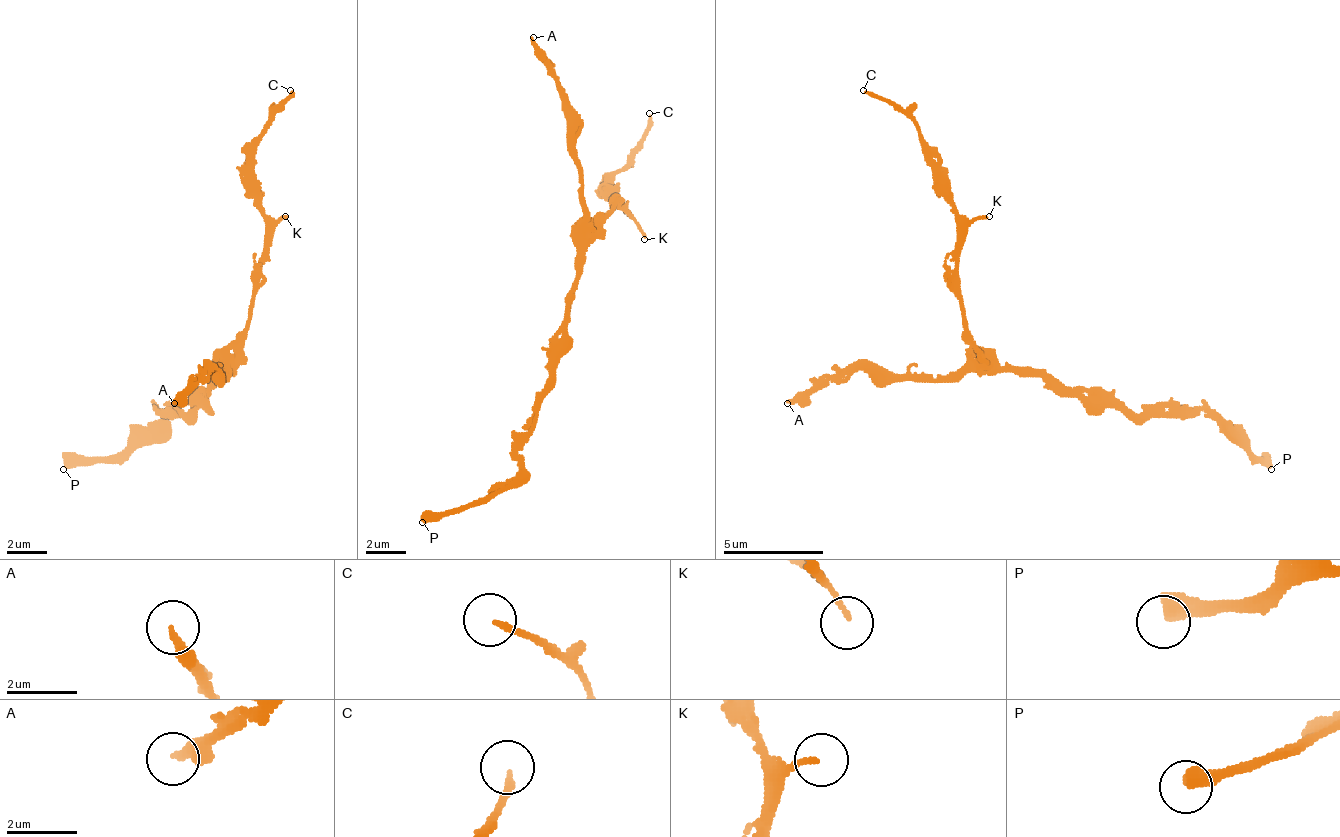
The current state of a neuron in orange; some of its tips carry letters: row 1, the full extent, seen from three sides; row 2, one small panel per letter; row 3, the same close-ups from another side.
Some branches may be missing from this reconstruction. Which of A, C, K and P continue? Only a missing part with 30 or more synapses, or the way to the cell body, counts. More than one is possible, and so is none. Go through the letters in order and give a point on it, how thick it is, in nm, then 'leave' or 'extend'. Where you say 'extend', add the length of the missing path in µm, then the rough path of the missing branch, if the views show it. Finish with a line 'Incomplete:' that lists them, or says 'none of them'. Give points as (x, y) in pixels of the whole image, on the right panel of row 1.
A: place (787, 403); calibre 280 nm; leave
C: place (863, 90); calibre 160 nm; leave
K: place (989, 216); calibre 120 nm; leave
P: place (1271, 469); calibre 480 nm; extend; missing 60 µm; course (1271, 469), (1286, 509), (1246, 514), (1074, 368), (968, 368), (928, 438), (842, 408), (782, 499)
Incomplete: P

